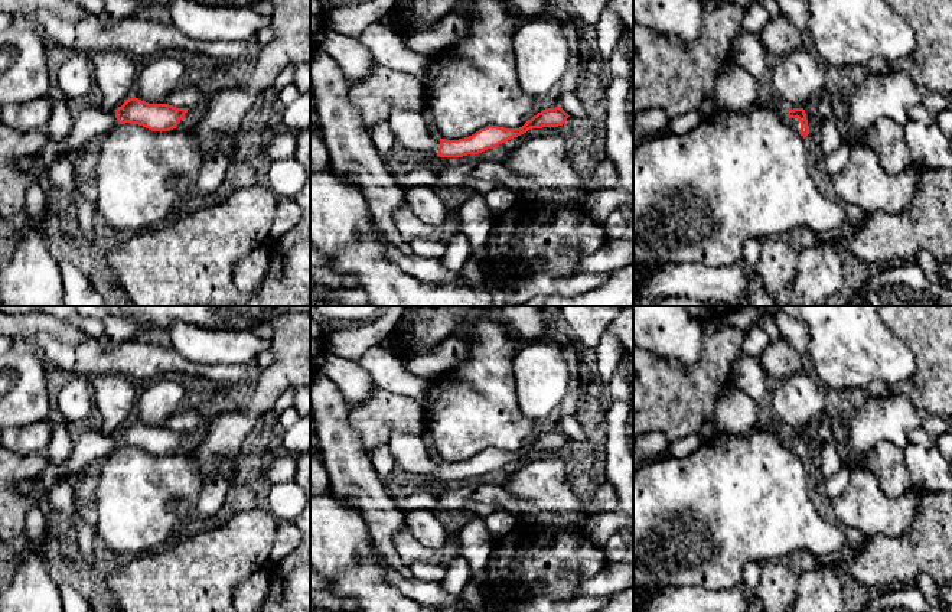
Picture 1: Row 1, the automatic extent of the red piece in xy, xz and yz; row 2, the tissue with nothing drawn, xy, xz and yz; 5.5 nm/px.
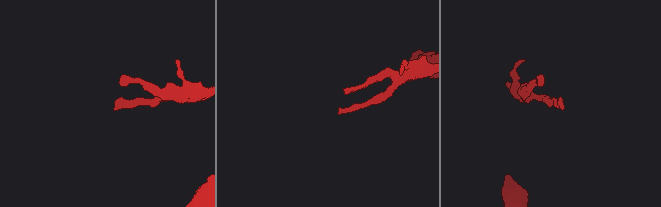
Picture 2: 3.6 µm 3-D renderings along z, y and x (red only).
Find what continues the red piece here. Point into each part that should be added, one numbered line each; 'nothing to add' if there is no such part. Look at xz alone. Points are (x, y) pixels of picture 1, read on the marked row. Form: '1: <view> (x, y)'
1: xz (411, 129)

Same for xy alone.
1: xy (90, 123)

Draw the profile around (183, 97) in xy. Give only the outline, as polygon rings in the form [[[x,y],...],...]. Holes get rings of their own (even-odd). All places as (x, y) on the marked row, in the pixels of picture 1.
[[[180,85],[162,104],[169,104],[176,108],[189,108],[189,107],[196,105],[199,101],[208,97],[209,97],[209,92],[205,92],[200,87],[196,87],[196,85],[182,87]]]

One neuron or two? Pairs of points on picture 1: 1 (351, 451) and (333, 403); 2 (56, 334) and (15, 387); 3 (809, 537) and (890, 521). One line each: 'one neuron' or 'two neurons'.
1: one neuron
2: two neurons
3: two neurons

